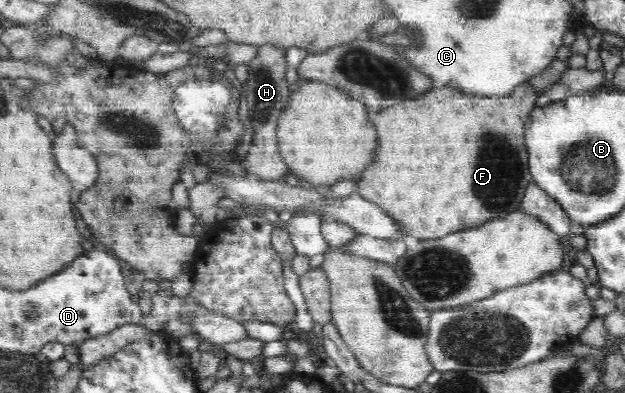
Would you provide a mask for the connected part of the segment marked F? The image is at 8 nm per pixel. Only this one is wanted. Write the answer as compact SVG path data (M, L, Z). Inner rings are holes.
M529 83L517 86L511 93L503 96L483 97L482 95L464 94L455 89L442 86L431 88L417 99L409 100L377 112L373 118L377 127L376 158L371 165L365 166L358 182L358 194L371 203L376 203L397 225L401 226L402 233L407 236L417 237L419 240L439 239L456 233L467 227L475 227L499 216L509 215L510 212L521 209L520 205L525 195L527 185L532 181L530 167L527 161L527 146L525 143L525 124L536 106L537 92L531 89Z

